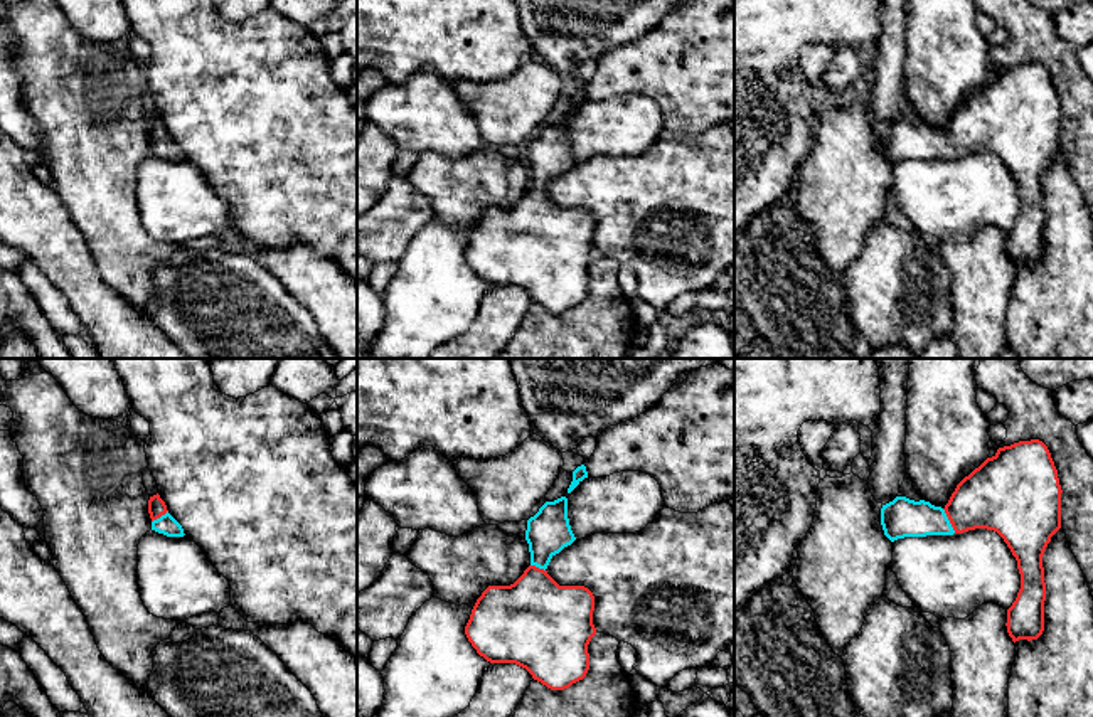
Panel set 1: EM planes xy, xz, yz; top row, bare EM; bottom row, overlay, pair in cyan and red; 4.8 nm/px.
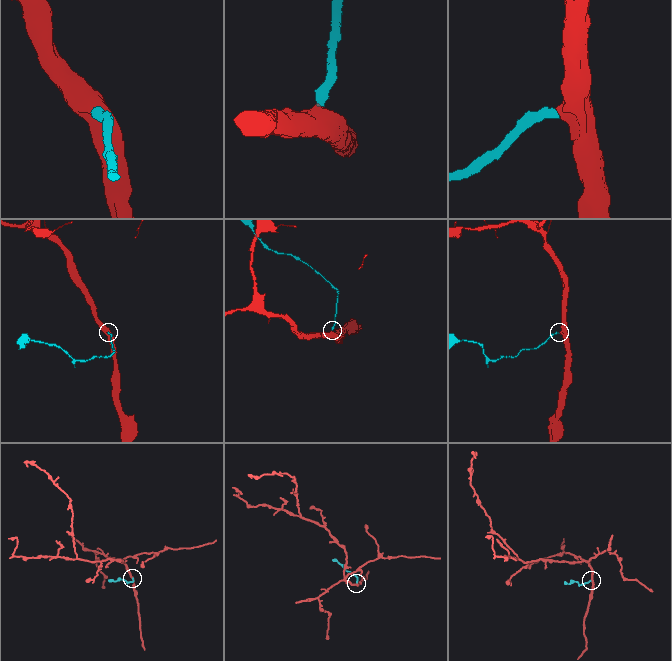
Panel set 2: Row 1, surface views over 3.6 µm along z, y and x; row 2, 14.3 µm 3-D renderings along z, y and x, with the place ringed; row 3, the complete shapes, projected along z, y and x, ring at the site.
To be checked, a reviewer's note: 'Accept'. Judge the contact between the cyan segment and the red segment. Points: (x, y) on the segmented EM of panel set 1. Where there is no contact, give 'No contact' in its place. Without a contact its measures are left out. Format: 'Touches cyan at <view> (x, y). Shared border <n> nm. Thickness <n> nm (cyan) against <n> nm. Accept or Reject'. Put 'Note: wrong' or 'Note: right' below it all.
Touches cyan at yz (949, 520). Shared border 140 nm. Thickness 190 nm (cyan) against 320 nm. Accept
Note: right

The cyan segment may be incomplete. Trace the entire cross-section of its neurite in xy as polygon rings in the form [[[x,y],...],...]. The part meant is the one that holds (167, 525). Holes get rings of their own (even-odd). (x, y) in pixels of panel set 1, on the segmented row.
[[[158,493],[148,500],[148,513],[152,518],[152,530],[167,537],[185,535],[182,525],[168,513],[167,505]]]

